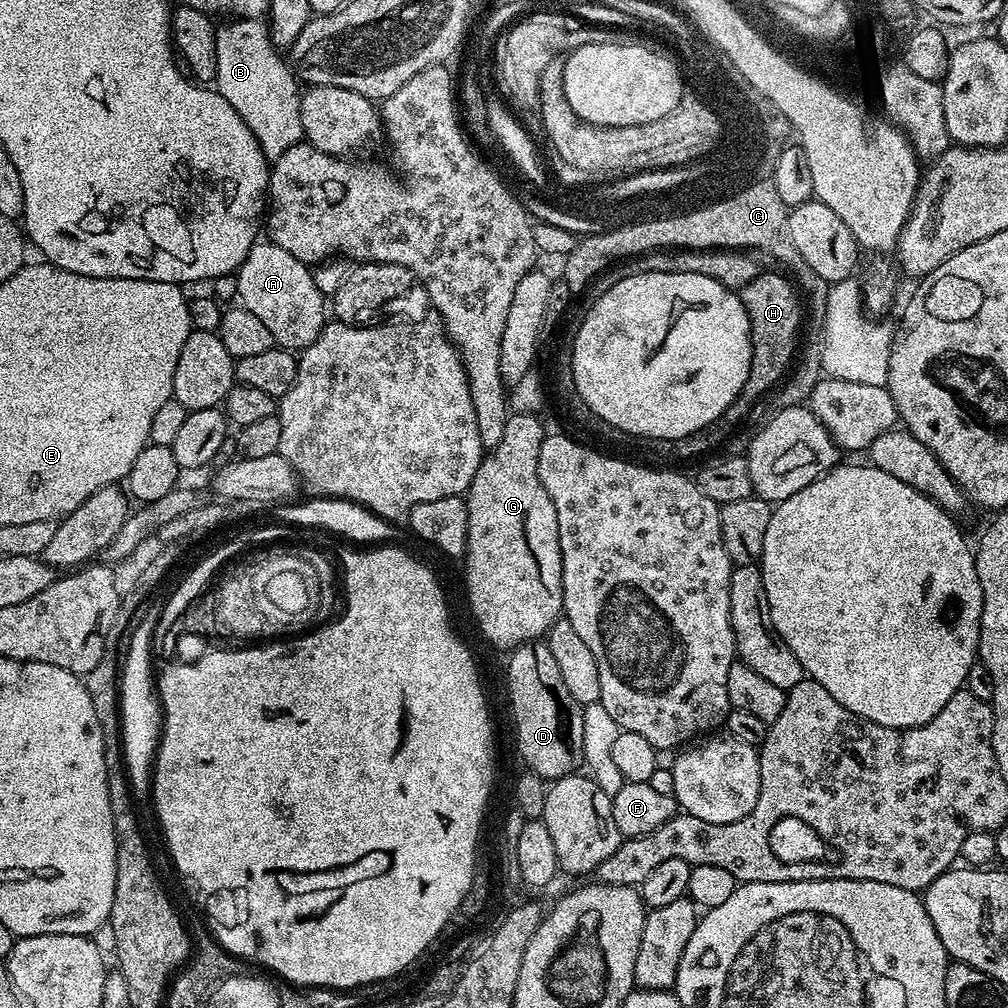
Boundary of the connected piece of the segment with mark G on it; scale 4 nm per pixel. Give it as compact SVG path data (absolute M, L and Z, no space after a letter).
M515 413L509 415L506 422L506 434L498 446L494 446L480 461L478 470L470 482L466 493L468 505L468 525L466 526L466 550L462 557L464 563L464 588L468 591L468 608L480 627L480 632L496 648L511 650L519 644L536 642L547 633L555 620L561 619L564 611L564 595L562 594L562 550L558 538L558 514L554 514L554 502L550 502L550 494L546 494L546 486L542 486L538 474L538 454L542 450L545 438L545 421L539 415L530 413Z

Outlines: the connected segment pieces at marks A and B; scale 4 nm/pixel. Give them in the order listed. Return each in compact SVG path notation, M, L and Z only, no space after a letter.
M257 242L235 275L239 303L270 329L272 339L279 347L303 350L318 338L326 323L326 296L315 284L313 269L309 265L282 250L282 246Z
M236 18L223 24L216 31L215 89L250 126L264 155L275 160L290 146L303 139L300 102L302 92L301 89L298 90L297 77L287 61L282 60L283 55L273 43L265 21Z

